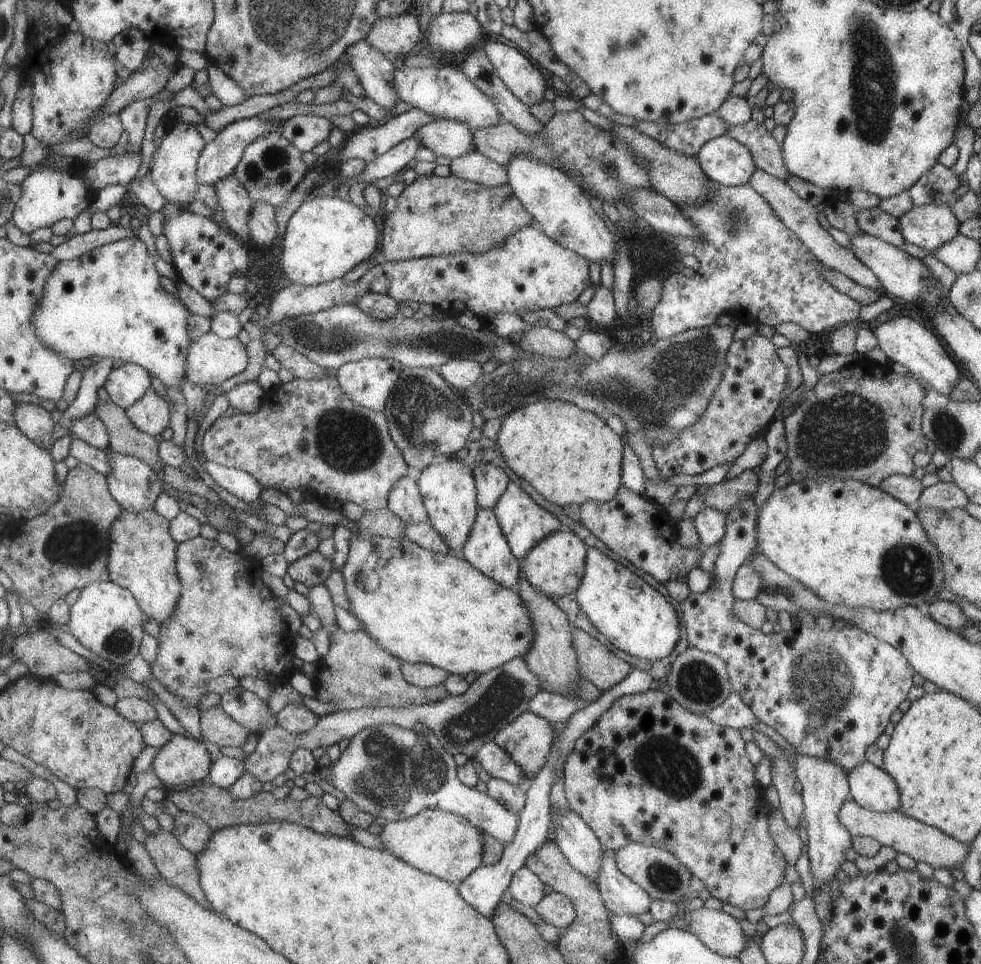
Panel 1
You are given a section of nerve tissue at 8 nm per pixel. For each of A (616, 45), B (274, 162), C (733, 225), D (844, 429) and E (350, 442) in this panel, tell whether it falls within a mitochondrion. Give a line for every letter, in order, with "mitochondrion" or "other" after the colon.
A: mitochondrion
B: mitochondrion
C: mitochondrion
D: mitochondrion
E: mitochondrion

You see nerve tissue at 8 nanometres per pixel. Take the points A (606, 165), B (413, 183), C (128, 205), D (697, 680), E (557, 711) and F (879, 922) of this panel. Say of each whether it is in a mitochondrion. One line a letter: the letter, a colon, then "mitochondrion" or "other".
A: mitochondrion
B: other
C: other
D: mitochondrion
E: other
F: other

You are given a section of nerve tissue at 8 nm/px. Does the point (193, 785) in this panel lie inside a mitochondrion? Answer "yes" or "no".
no

